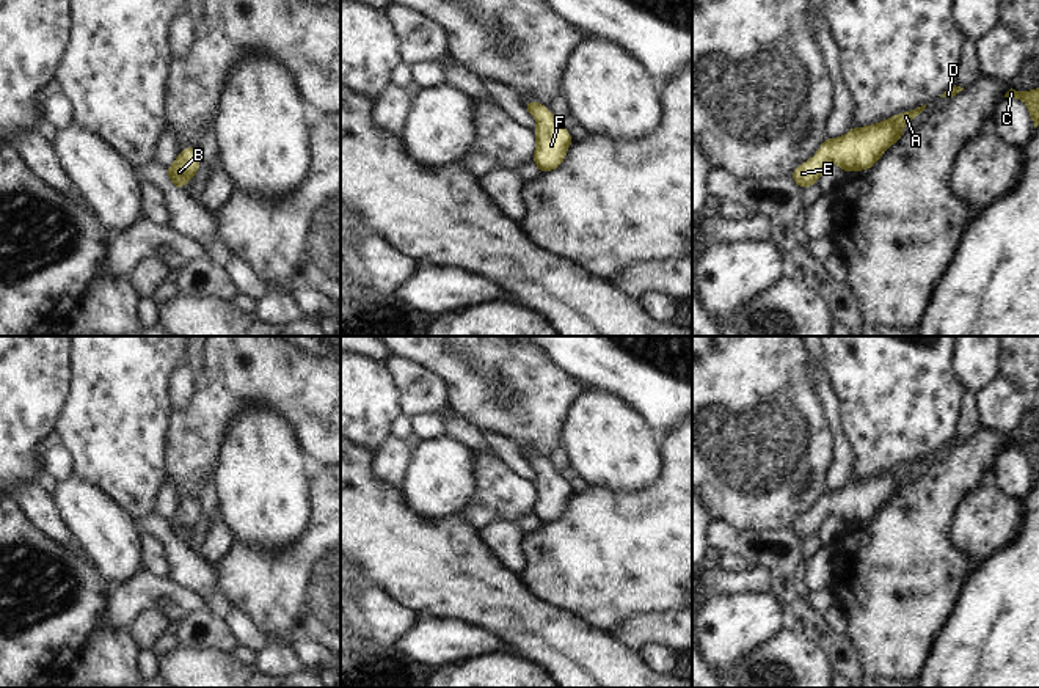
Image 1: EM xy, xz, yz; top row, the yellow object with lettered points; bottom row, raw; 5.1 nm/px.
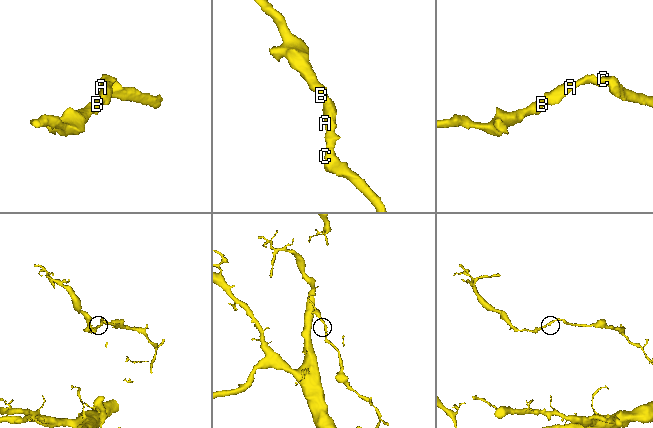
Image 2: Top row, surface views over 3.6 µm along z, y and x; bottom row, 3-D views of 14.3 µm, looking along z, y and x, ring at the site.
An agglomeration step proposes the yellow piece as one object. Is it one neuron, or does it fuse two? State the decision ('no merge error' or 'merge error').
no merge error

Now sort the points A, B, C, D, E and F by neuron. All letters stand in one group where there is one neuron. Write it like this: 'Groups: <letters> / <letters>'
Groups: A B C D E F.

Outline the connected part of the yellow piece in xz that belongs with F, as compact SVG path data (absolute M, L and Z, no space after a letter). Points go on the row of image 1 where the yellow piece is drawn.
M527 102L524 108L537 121L534 129L537 149L532 160L541 173L556 170L565 160L567 148L573 143L568 130L549 113L548 107L538 102Z

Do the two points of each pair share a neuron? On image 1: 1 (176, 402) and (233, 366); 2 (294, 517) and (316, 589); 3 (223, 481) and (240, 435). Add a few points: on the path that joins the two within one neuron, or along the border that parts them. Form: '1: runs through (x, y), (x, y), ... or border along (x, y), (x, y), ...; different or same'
1: border along (195, 380), (187, 406), (182, 410), (171, 410); different
2: border along (308, 498), (305, 530), (292, 544), (269, 556); different
3: runs through (234, 470), (240, 464), (240, 446); same

